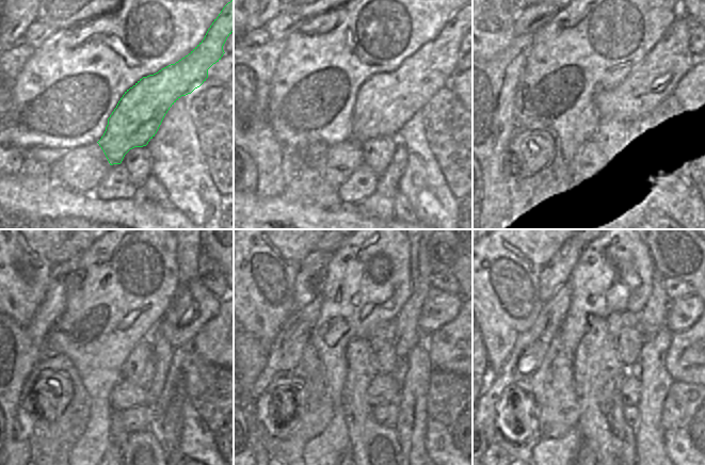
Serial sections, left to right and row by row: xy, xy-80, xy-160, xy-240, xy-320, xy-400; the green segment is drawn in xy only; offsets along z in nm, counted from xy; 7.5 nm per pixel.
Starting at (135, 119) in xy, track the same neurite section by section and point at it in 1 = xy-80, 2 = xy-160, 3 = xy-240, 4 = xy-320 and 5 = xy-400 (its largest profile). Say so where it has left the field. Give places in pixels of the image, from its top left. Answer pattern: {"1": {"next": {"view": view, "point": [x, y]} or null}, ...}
{"1": {"next": {"view": "xy-80", "point": [384, 102]}}, "2": {"next": {"view": "xy-160", "point": [650, 85]}}, "3": {"next": {"view": "xy-240", "point": [193, 305]}}, "4": {"next": {"view": "xy-320", "point": [439, 308]}}, "5": {"next": {"view": "xy-400", "point": [683, 313]}}}

